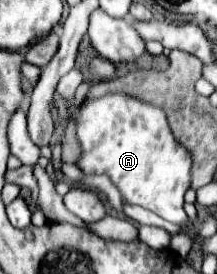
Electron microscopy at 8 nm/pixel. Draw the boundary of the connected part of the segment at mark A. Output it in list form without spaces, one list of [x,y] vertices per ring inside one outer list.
[[[107,93],[83,103],[75,119],[75,133],[81,147],[77,167],[83,173],[107,175],[127,205],[149,209],[169,223],[189,225],[183,197],[191,187],[191,151],[173,137],[159,107],[143,103],[133,95]]]

